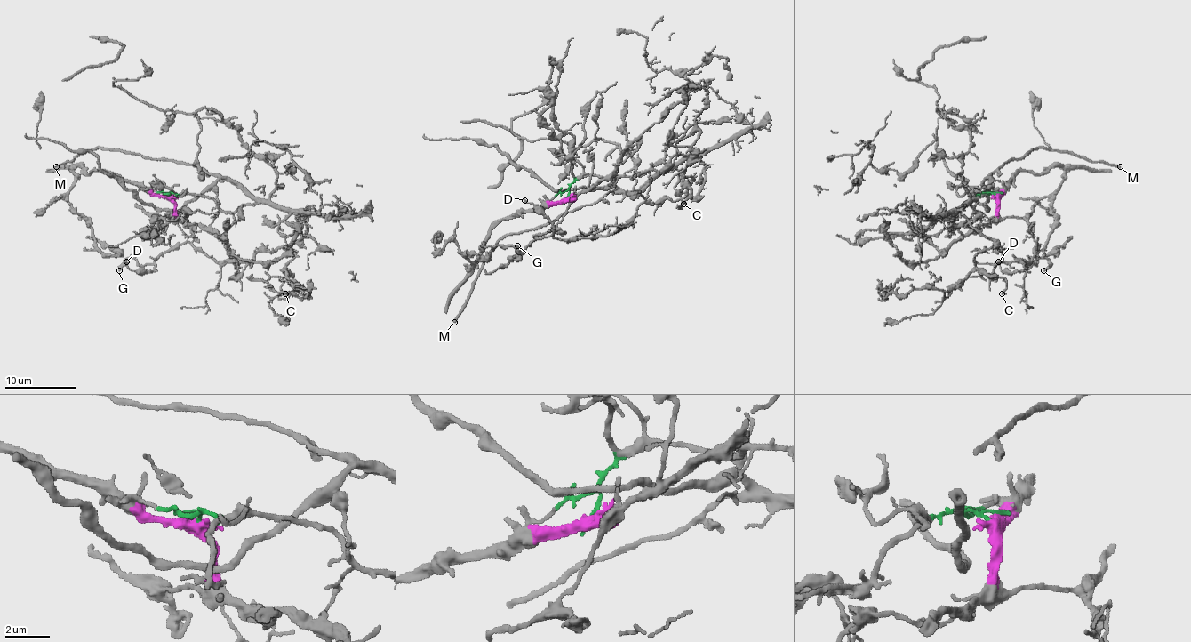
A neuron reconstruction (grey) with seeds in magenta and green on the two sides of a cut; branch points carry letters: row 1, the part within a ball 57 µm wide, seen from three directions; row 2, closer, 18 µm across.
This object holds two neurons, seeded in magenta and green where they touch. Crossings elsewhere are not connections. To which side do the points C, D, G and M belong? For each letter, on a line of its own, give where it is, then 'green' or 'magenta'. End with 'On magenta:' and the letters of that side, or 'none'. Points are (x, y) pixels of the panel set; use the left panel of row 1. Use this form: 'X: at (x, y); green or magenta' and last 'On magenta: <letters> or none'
C: at (285, 293); green
D: at (126, 261); green
G: at (119, 270); green
M: at (56, 166); green
On magenta: none

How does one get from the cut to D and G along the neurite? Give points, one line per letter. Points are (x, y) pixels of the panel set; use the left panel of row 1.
D: (170, 196), (225, 212), (269, 203), (305, 212), (307, 228), (244, 261), (189, 242), (145, 272), (125, 261)
G: (170, 196), (225, 212), (269, 203), (305, 212), (307, 228), (244, 261), (184, 242), (118, 270)

